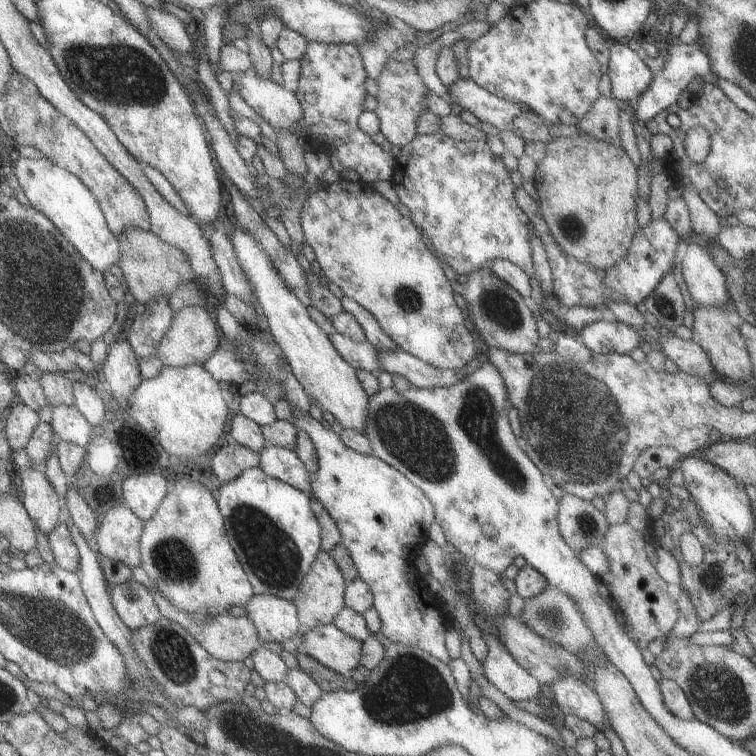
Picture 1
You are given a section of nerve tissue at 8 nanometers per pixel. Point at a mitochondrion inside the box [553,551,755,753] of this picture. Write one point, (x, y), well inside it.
(722, 695)

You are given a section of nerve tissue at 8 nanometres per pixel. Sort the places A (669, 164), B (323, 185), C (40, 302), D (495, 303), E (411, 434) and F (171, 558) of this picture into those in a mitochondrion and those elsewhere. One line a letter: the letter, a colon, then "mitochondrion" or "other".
A: other
B: other
C: mitochondrion
D: mitochondrion
E: mitochondrion
F: mitochondrion

